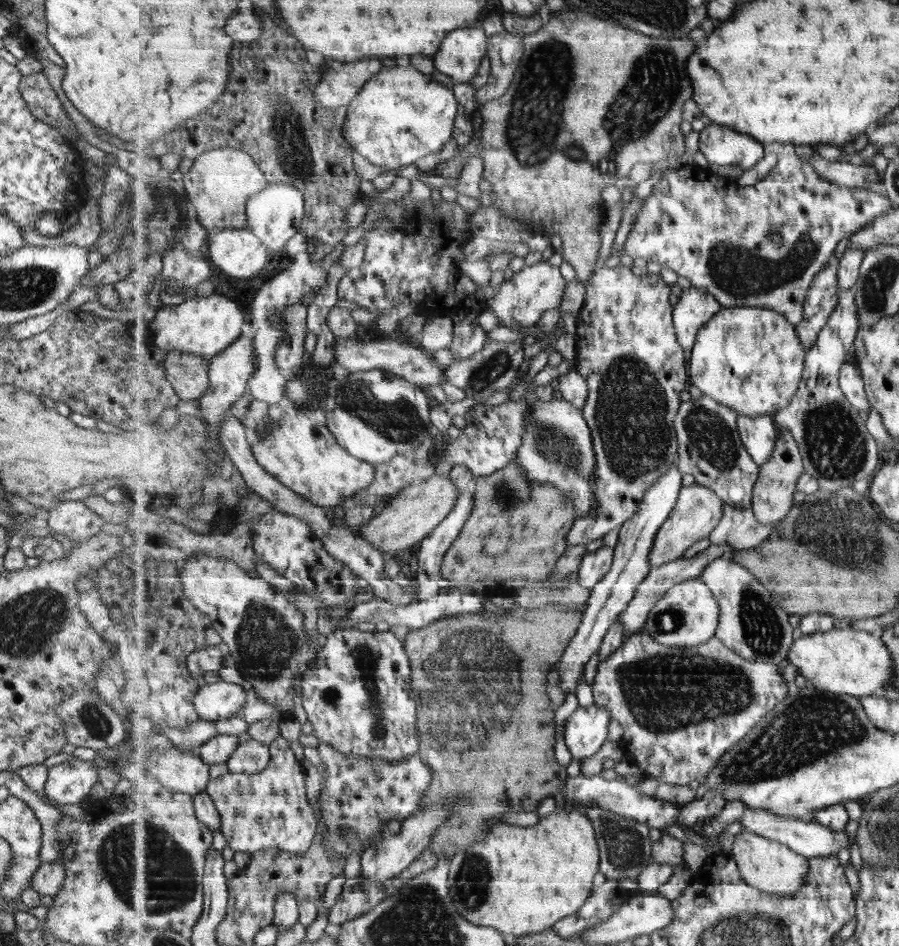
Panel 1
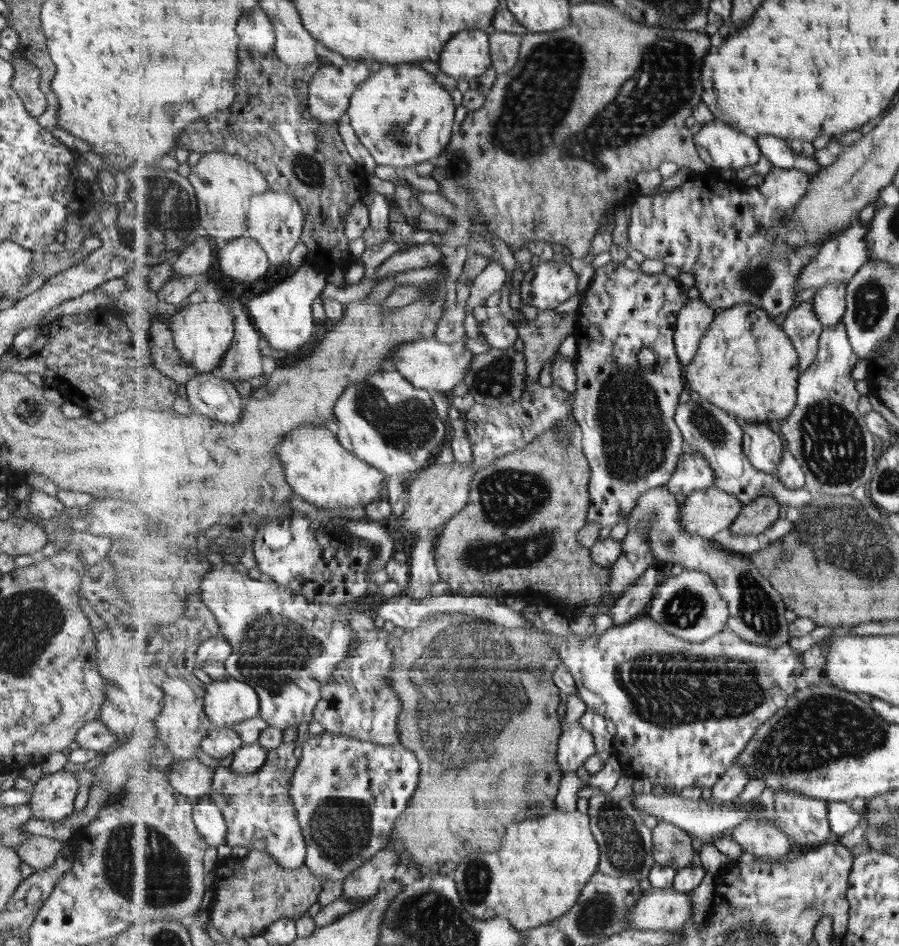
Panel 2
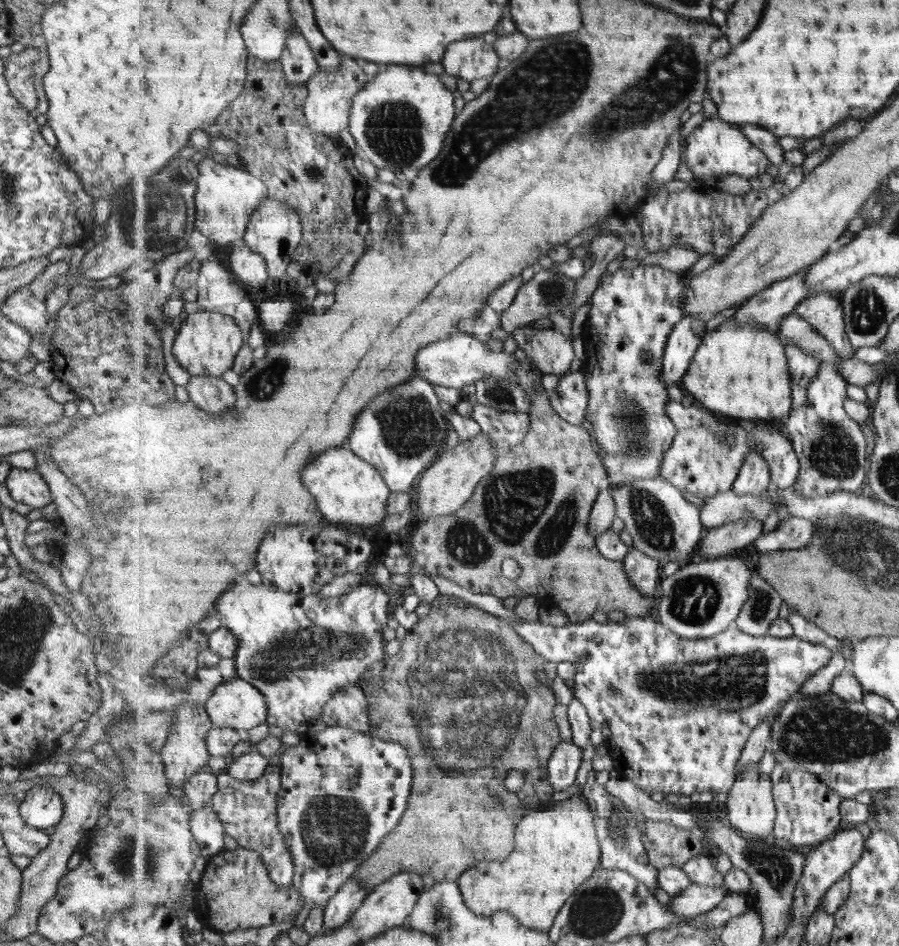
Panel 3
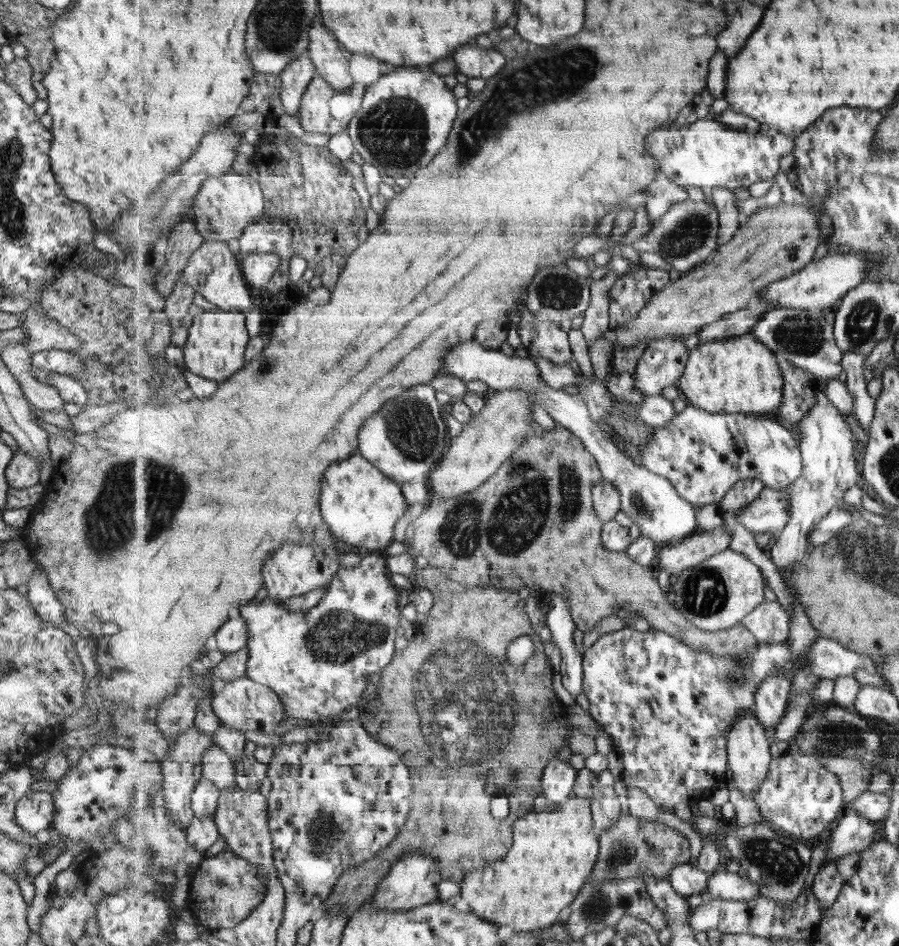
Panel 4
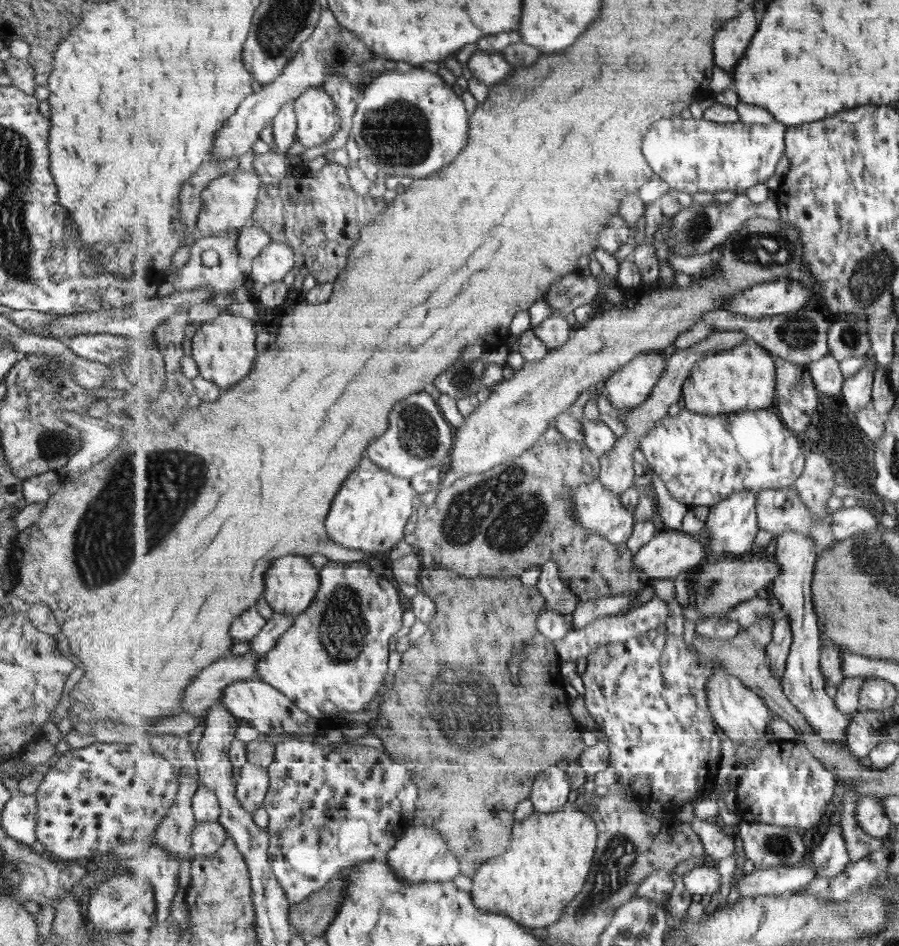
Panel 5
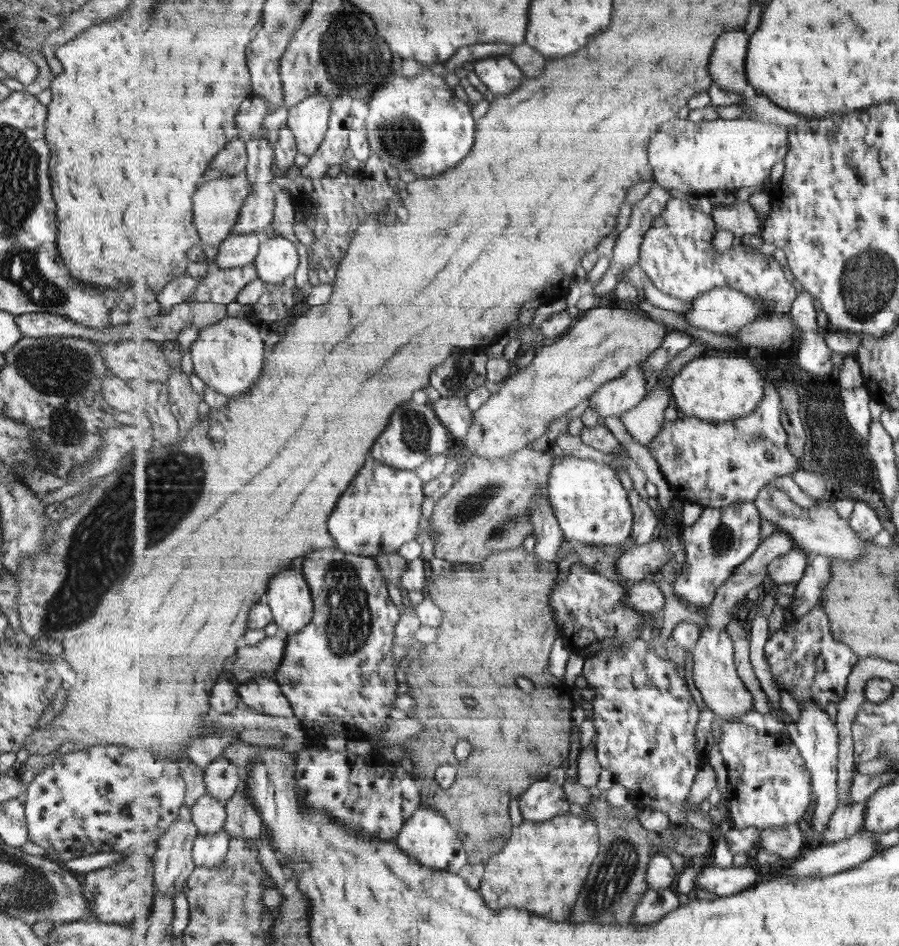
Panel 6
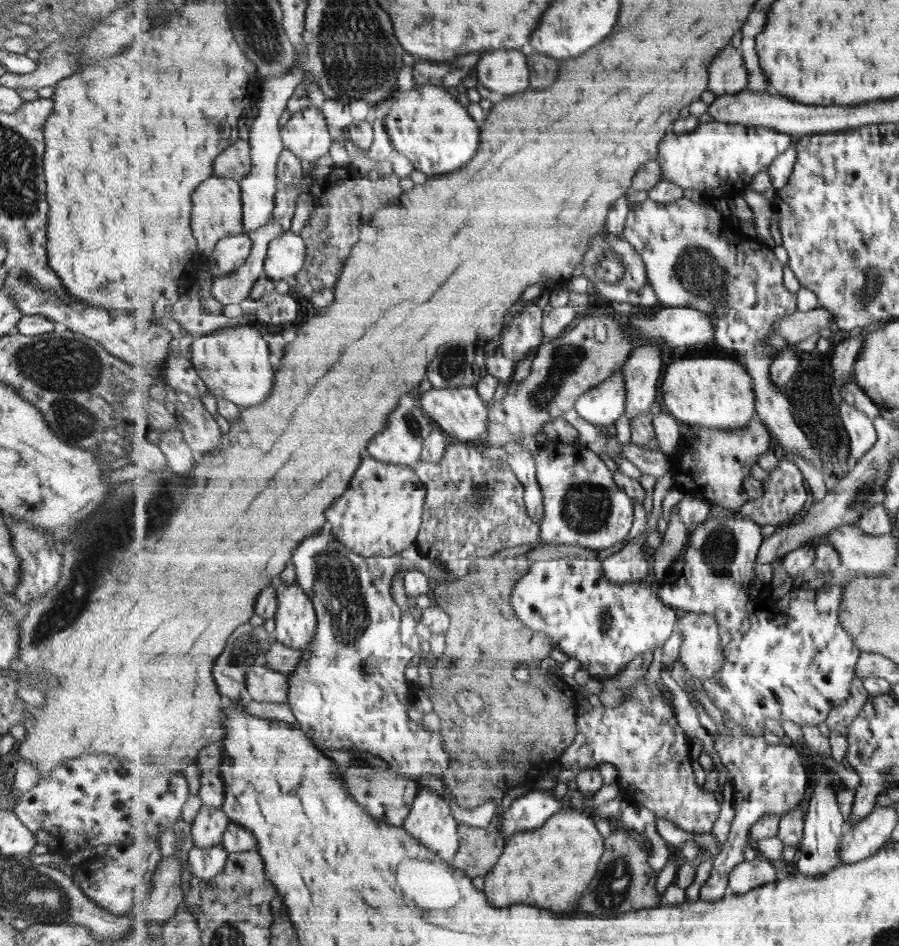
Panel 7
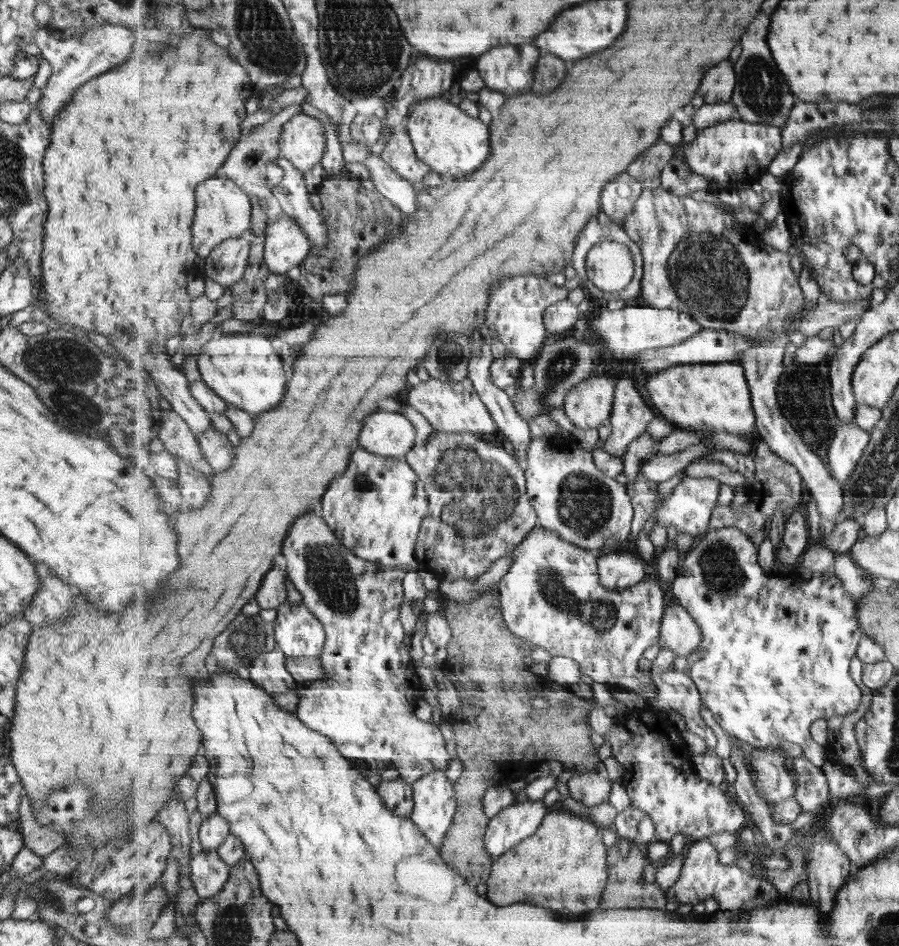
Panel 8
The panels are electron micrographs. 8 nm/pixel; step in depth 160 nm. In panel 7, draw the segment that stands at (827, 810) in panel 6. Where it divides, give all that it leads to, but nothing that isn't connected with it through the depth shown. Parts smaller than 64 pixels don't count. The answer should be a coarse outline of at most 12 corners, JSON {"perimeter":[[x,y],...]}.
{"perimeter":[[806,748],[811,773],[795,863],[815,878],[841,863],[846,827],[835,774]]}

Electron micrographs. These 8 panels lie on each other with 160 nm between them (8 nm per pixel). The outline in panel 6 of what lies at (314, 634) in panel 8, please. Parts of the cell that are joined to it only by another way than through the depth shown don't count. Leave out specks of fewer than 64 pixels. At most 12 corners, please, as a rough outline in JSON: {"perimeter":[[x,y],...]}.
{"perimeter":[[287,568],[268,584],[274,622],[289,637],[314,617],[302,569]]}

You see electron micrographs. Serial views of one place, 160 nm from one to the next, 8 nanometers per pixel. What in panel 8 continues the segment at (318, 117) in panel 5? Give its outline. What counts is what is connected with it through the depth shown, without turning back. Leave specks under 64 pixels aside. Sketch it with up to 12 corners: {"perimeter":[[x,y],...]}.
{"perimeter":[[297,113],[280,138],[282,156],[301,172],[323,160],[325,126]]}

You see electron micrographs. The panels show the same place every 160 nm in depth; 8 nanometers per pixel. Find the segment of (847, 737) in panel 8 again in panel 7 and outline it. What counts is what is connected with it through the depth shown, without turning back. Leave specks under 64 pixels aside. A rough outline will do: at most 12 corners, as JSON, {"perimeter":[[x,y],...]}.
{"perimeter":[[855,677],[852,695],[830,712],[831,731],[848,734],[851,723],[870,699],[862,678]]}

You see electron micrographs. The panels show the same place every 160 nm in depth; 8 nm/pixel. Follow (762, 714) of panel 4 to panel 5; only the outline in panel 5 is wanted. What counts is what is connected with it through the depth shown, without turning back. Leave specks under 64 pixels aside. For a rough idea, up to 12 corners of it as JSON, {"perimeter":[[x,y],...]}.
{"perimeter":[[778,615],[767,646],[774,677],[781,681],[794,639],[791,619]]}

